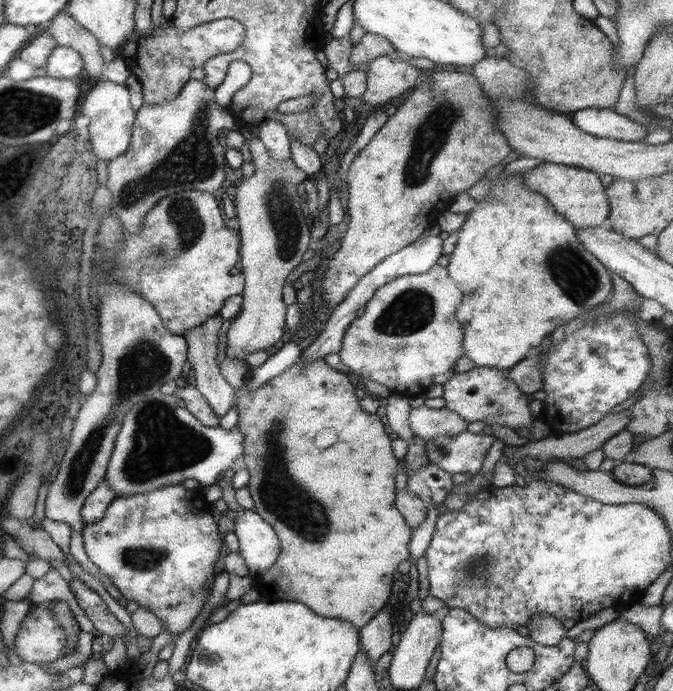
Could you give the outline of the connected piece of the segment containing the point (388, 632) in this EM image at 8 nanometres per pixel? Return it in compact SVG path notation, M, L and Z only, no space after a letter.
M384 605L366 626L359 629L361 651L369 654L376 664L382 654L392 648L393 621L391 607Z

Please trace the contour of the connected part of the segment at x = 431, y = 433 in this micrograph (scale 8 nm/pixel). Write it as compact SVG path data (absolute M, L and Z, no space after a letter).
M425 405L412 409L408 422L414 435L425 442L439 437L456 437L467 431L469 424L445 407L432 409Z

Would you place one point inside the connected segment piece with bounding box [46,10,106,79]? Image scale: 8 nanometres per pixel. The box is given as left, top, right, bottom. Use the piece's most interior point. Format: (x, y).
(67, 32)

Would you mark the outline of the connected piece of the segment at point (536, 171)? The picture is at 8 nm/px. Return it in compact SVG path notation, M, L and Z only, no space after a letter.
M543 163L526 171L521 177L527 188L546 197L556 212L563 215L576 229L595 227L609 218L610 207L608 197L605 195L605 187L600 181L600 175L594 171L561 164Z

